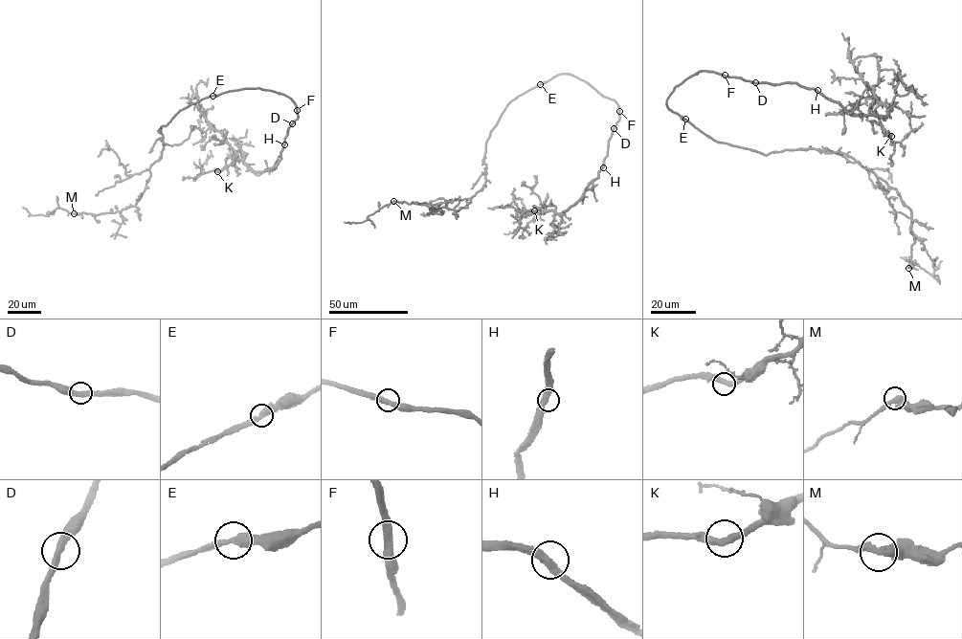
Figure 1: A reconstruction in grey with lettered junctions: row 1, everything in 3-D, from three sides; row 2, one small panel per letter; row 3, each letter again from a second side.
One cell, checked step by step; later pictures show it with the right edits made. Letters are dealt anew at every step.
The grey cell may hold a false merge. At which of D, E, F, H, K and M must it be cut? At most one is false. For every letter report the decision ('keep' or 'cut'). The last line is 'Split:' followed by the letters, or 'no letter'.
D: keep
E: keep
F: keep
H: keep
K: keep
M: keep
Split: no letter

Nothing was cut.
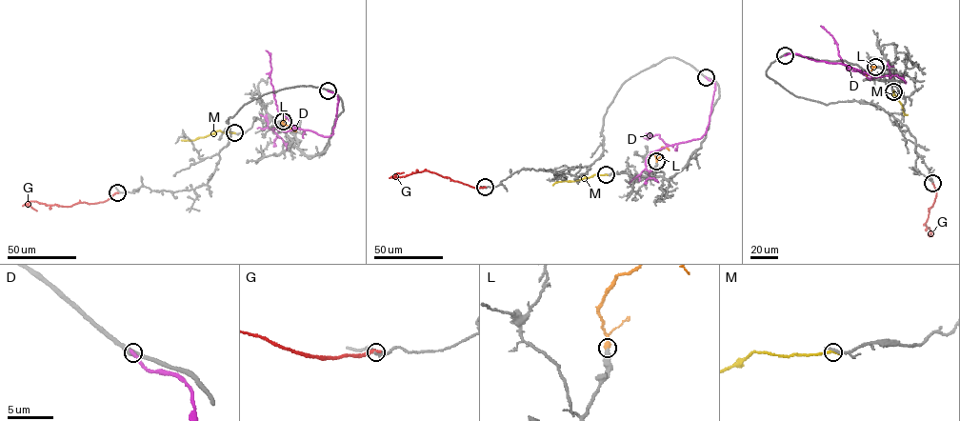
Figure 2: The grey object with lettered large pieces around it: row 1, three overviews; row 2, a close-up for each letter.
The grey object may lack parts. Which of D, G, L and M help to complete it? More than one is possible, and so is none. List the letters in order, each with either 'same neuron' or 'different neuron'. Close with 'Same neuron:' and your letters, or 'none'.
D: different neuron
G: different neuron
L: same neuron
M: different neuron
Same neuron: L

